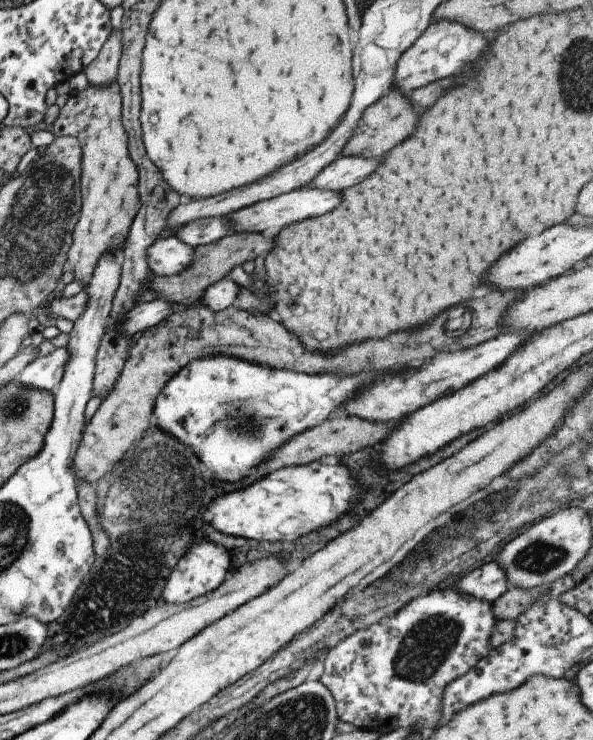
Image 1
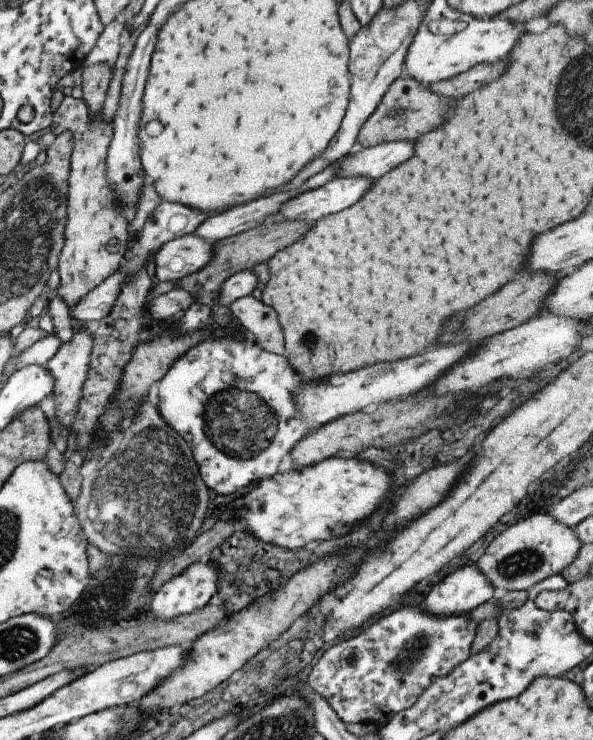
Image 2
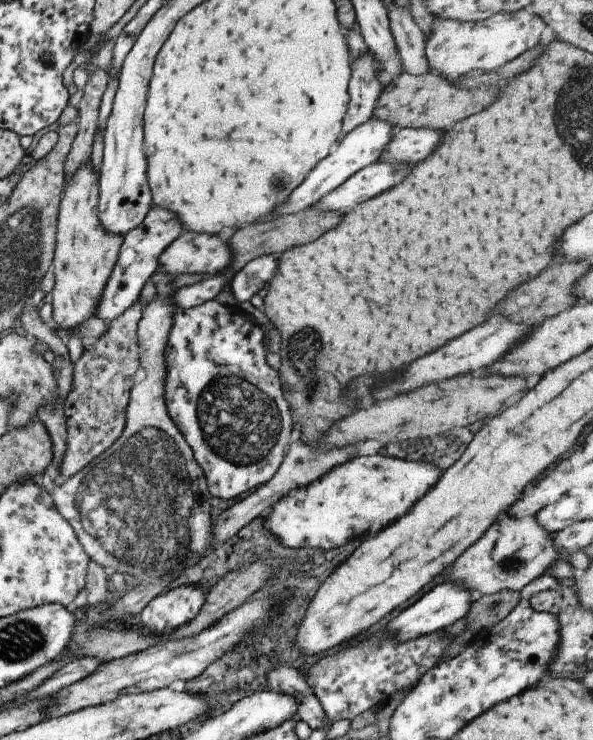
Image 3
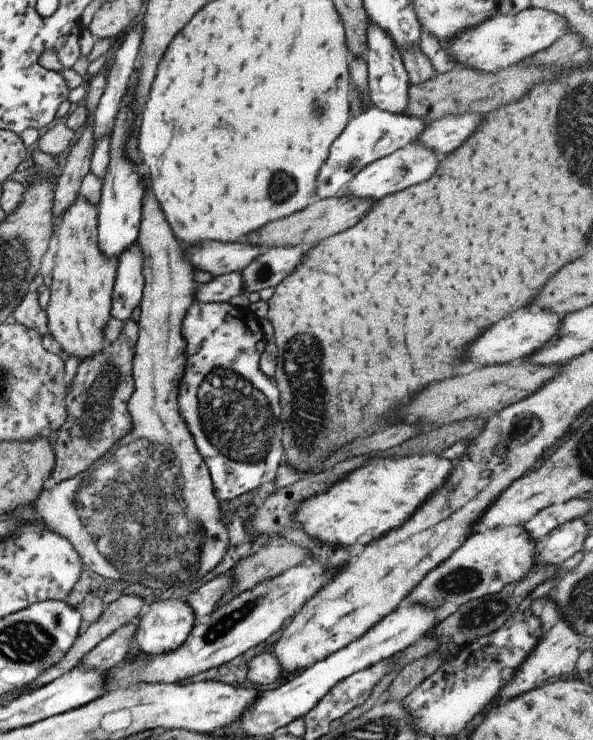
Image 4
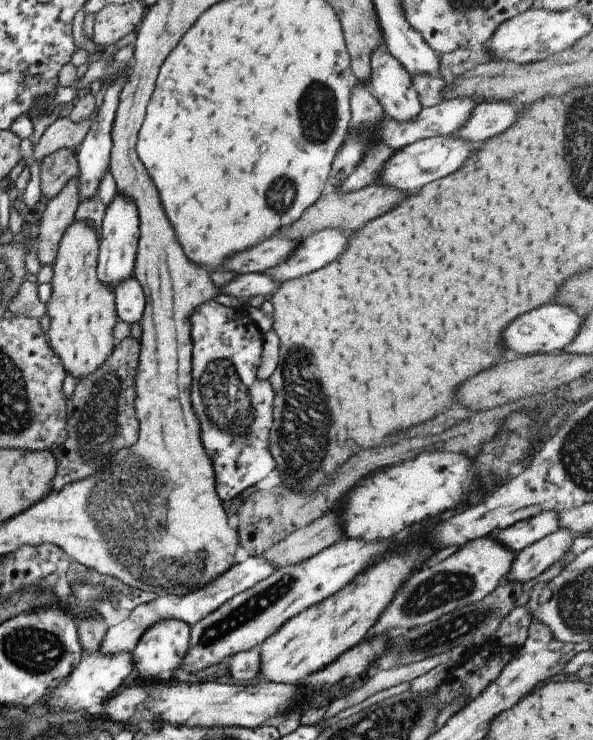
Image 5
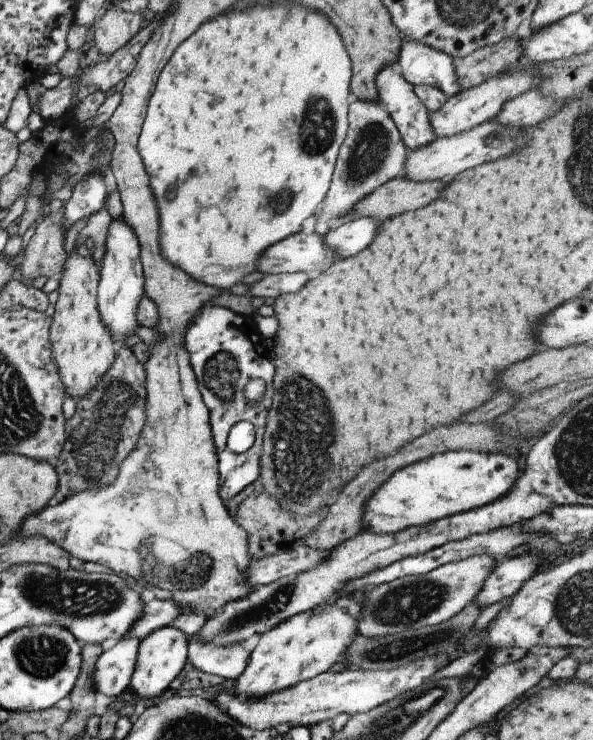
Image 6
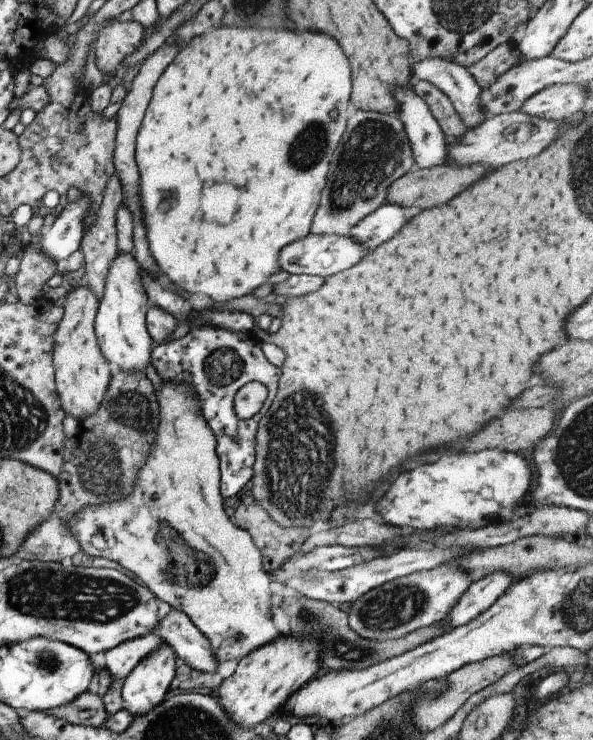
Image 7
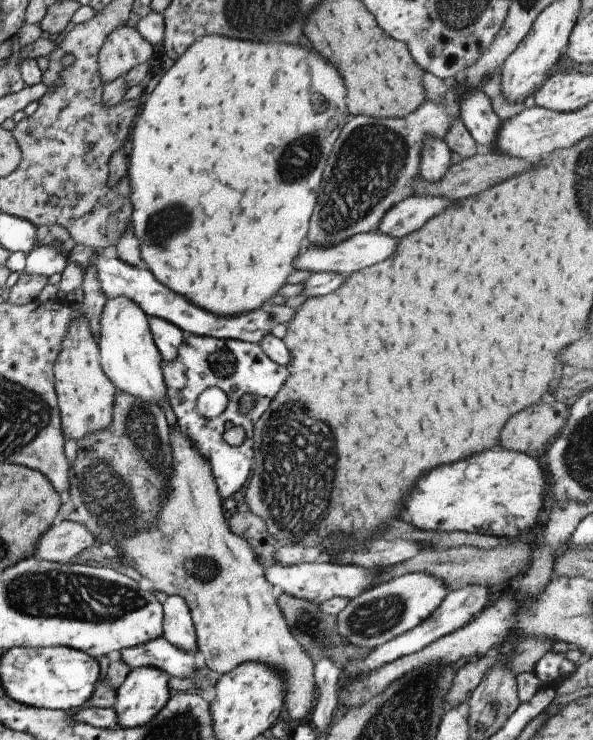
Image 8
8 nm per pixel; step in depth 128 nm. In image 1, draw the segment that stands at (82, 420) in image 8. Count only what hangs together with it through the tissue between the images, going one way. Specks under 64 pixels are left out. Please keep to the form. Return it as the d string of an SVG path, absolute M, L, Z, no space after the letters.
M114 80L108 87L89 86L84 92L72 91L52 124L55 138L74 137L81 145L81 212L73 229L67 268L74 272L77 282L86 286L108 250L123 250L132 221L140 208L140 174L130 158L121 110L122 94L118 80Z

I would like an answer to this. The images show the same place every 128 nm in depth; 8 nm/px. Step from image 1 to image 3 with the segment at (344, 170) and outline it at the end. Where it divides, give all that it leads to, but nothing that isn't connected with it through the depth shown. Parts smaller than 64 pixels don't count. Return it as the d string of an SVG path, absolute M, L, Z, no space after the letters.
M398 129L378 161L416 165L420 160L424 161L428 154L433 154L432 150L442 140L443 132L442 129Z

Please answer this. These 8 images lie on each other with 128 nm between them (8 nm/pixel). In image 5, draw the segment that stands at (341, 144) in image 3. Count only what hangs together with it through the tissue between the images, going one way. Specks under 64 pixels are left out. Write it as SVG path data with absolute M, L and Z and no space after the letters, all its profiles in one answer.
M456 98L456 100L442 101L440 104L433 107L423 108L416 114L414 120L401 122L385 115L380 122L370 122L372 126L366 126L366 128L370 128L372 132L354 134L352 130L348 130L348 134L346 134L346 138L344 138L340 150L336 152L336 158L334 158L334 162L332 162L328 180L331 181L330 183L338 190L340 184L342 184L342 182L346 180L346 177L350 176L350 173L360 164L360 160L362 160L362 156L364 156L364 152L366 152L366 148L368 148L370 142L376 142L376 140L378 140L378 142L384 142L386 146L390 146L392 150L397 151L420 139L439 136L449 137L450 134L456 134L456 132L468 122L468 118L470 118L470 114L472 114L472 110L474 110L474 106L476 105L477 102L474 98Z

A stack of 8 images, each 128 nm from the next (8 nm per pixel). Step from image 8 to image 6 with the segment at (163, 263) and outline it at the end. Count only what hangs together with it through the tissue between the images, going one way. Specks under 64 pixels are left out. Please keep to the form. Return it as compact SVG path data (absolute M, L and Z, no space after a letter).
M285 1L284 4L270 4L270 6L260 6L260 4L258 4L258 6L250 6L250 8L246 8L246 10L236 10L236 12L230 12L230 14L222 14L220 18L214 18L214 20L202 24L190 38L186 39L184 44L180 44L180 46L174 50L174 54L160 72L154 92L148 103L147 113L142 123L141 133L137 142L138 154L140 154L146 172L150 178L150 186L158 206L160 216L160 250L162 250L162 256L166 256L166 260L170 260L170 264L182 268L188 276L192 276L192 278L198 280L198 282L204 282L204 284L214 286L214 288L220 288L220 290L230 290L234 284L241 283L248 274L252 274L253 271L256 271L256 264L258 264L258 258L262 256L262 252L265 252L268 248L280 242L280 240L284 240L288 238L288 236L292 236L292 234L301 232L300 230L302 230L304 220L308 220L310 216L316 214L320 202L325 199L326 193L330 188L334 167L336 166L336 162L338 162L338 151L348 132L349 124L347 122L347 116L350 103L353 101L351 92L351 68L351 60L346 46L340 34L338 34L337 27L328 20L328 16L322 14L322 12L318 12L318 10L304 8L302 4L290 4L290 2Z

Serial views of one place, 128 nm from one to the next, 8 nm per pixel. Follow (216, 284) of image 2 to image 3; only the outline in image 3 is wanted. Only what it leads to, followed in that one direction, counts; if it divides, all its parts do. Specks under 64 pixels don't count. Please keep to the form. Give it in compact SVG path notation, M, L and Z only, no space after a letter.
M309 207L298 213L287 213L266 221L257 221L252 225L246 225L238 229L237 232L228 241L233 251L233 260L228 269L222 273L227 278L227 284L218 296L214 299L220 304L228 307L238 307L238 301L231 292L231 281L236 273L238 273L249 261L263 255L282 254L289 249L299 245L306 245L318 240L331 229L336 229L343 220L344 213L339 211L322 211L319 207Z

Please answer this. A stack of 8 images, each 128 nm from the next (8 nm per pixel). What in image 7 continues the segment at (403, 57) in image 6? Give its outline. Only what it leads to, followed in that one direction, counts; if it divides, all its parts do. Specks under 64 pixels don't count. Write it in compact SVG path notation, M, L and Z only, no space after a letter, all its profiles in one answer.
M426 58L422 62L412 60L412 78L410 78L408 86L413 89L415 83L419 80L430 82L440 92L444 92L467 128L476 128L478 124L481 124L486 119L486 114L482 112L482 104L480 104L481 86L474 80L474 76L468 72L465 66L450 62L446 58Z

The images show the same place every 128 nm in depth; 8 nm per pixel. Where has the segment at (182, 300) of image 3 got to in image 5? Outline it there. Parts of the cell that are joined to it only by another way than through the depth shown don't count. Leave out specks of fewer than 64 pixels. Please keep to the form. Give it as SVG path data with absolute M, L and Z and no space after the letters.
M238 274L227 285L220 286L220 296L226 295L246 301L258 294L262 294L262 296L273 294L280 284L281 282L276 282L272 278L268 280L266 274Z

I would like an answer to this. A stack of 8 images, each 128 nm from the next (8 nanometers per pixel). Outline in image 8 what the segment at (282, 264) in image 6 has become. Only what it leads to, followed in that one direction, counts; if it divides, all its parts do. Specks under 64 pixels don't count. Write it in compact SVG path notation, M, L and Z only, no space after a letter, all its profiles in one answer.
M360 233L348 240L332 244L331 246L320 246L320 244L307 243L304 249L294 258L294 268L296 270L308 270L312 273L329 272L348 276L352 272L362 270L366 266L372 266L376 262L382 262L390 258L398 248L398 239L384 234Z

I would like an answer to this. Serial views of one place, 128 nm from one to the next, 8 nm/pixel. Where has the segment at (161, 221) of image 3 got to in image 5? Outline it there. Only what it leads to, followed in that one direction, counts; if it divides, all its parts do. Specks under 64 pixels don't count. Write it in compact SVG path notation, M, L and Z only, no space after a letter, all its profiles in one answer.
M130 276L128 280L124 280L122 284L118 284L114 288L114 294L118 320L130 324L132 322L140 323L142 314L144 314L146 297L138 280L134 276Z

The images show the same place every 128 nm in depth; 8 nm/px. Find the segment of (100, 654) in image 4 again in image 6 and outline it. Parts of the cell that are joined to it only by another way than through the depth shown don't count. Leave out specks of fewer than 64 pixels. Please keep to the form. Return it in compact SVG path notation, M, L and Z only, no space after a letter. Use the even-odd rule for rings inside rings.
M298 546L280 554L272 554L252 560L248 568L248 584L252 588L267 585L284 576L294 576L300 572L308 572L310 568L316 568L320 560L326 560L328 552L322 550L312 550L308 546ZM153 599L150 602L144 602L144 614L138 618L138 622L126 632L124 638L138 638L144 640L150 632L167 626L177 617L190 613L190 610L180 608L174 600Z

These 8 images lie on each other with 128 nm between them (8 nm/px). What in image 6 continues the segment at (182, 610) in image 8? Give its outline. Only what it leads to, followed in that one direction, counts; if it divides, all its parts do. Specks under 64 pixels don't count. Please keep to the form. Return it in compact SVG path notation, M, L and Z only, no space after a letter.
M198 636L188 639L188 661L208 674L221 677L227 683L233 683L242 676L250 662L251 646L231 644L230 646L210 646Z

